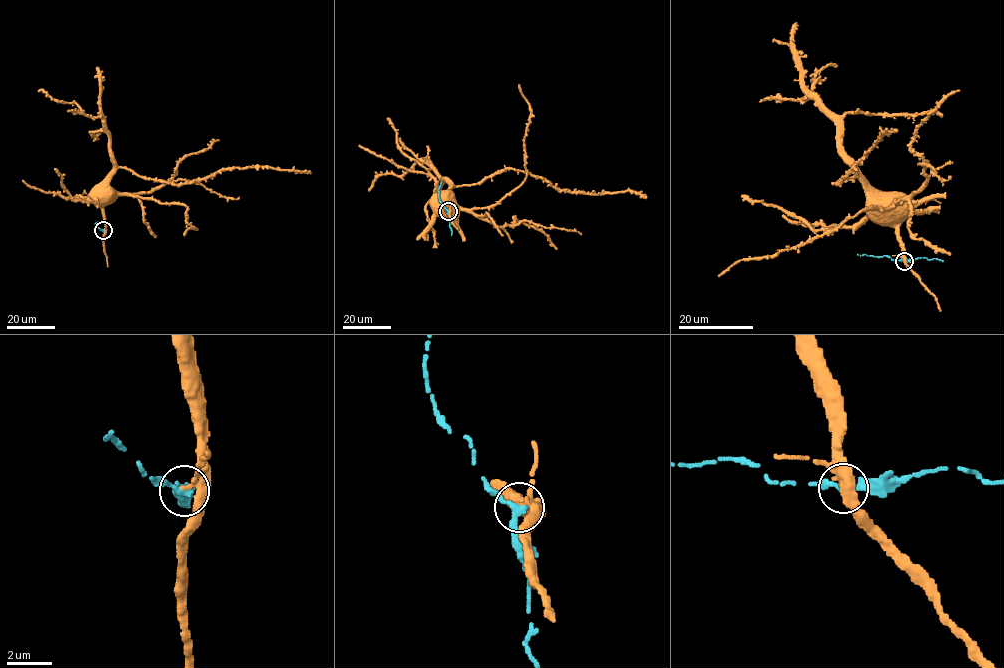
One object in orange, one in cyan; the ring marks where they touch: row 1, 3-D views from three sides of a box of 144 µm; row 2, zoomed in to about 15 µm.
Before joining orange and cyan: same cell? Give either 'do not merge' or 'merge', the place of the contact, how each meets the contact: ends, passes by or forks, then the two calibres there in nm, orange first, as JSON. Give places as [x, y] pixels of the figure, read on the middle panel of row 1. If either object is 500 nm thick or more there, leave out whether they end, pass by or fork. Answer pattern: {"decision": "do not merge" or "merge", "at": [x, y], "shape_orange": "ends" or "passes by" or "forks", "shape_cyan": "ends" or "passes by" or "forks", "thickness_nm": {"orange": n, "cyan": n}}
{"decision": "do not merge", "at": [448, 211], "shape_orange": "ends", "shape_cyan": "passes by", "thickness_nm": {"orange": 320, "cyan": 280}}

